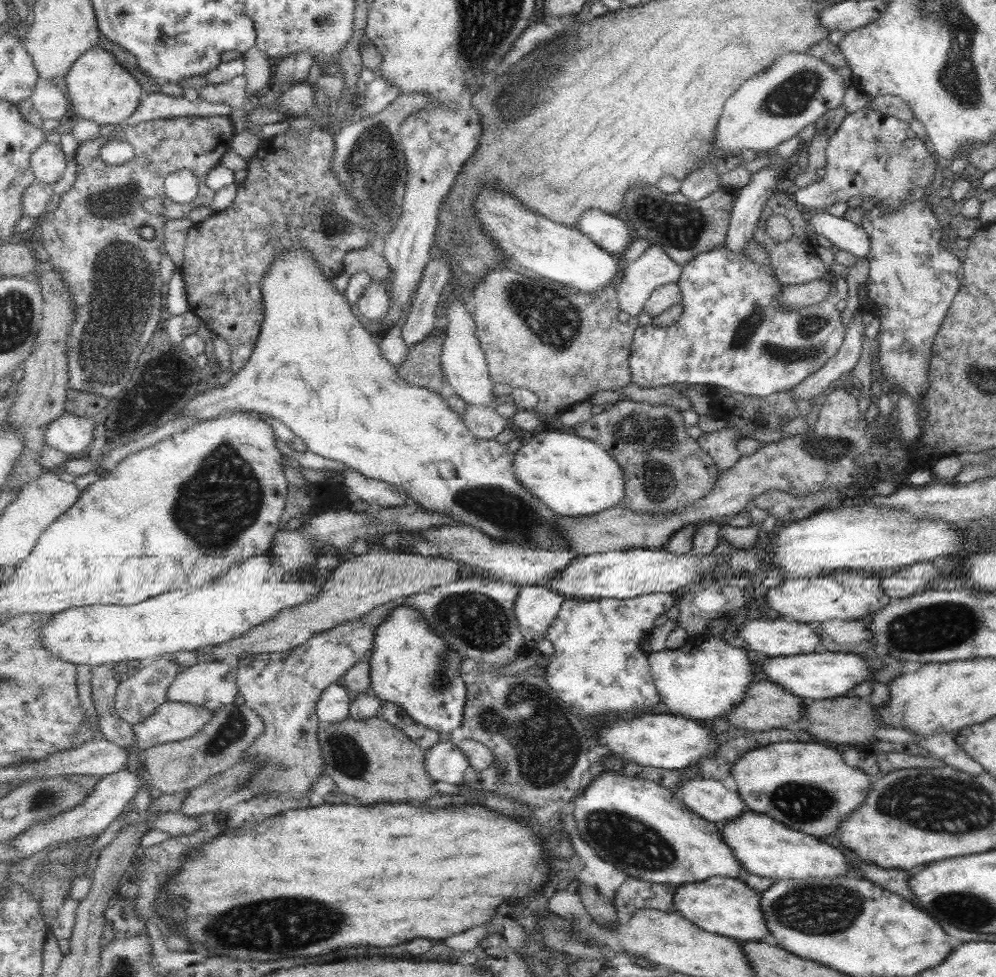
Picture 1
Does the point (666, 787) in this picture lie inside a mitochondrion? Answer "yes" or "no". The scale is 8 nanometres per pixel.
no

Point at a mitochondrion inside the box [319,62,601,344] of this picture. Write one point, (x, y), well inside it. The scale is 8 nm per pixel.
(375, 167)

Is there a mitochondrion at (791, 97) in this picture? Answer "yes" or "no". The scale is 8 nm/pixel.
yes

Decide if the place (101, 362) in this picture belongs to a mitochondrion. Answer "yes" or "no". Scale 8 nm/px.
yes

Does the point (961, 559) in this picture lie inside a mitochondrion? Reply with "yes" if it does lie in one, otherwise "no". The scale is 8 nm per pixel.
no

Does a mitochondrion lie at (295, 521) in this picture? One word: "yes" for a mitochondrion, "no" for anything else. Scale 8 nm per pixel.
no

